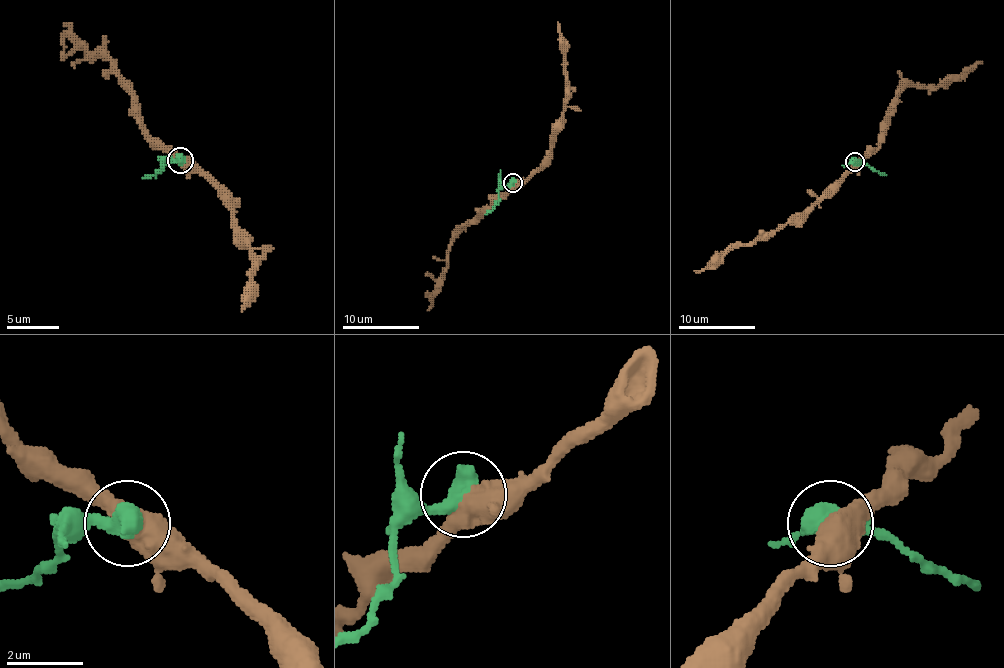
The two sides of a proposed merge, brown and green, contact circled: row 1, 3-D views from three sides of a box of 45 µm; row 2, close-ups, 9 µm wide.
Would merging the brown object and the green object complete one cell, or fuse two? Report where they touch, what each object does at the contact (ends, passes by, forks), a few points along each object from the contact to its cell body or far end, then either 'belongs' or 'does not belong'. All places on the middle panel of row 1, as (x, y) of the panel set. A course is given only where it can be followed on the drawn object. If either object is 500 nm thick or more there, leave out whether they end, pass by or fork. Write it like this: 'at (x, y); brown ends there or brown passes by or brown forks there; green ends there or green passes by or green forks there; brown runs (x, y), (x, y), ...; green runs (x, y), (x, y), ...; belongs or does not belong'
at (512, 183); brown runs (512, 183), (523, 183), (542, 164), (550, 149), (556, 122), (563, 112), (565, 39), (558, 22); green runs (512, 183), (500, 189), (498, 201), (485, 214); does not belong

